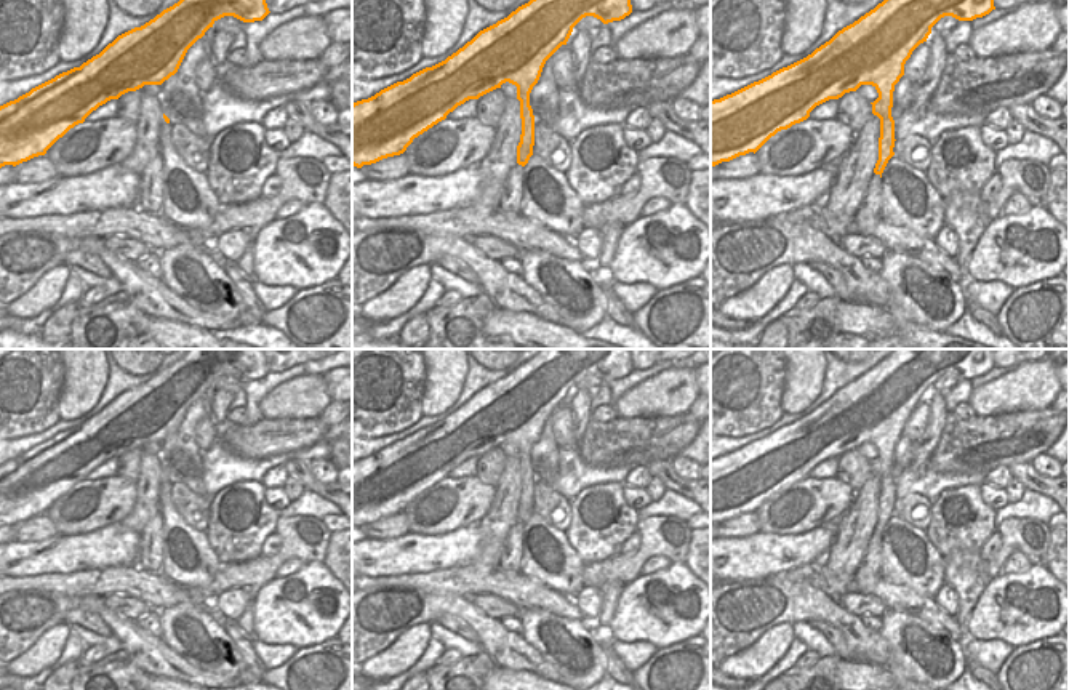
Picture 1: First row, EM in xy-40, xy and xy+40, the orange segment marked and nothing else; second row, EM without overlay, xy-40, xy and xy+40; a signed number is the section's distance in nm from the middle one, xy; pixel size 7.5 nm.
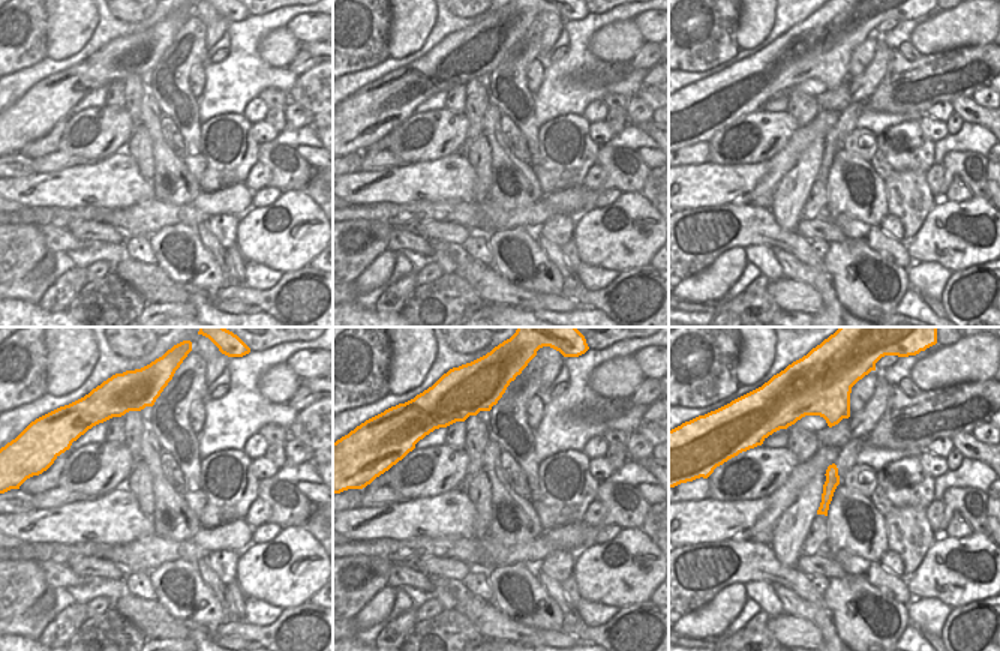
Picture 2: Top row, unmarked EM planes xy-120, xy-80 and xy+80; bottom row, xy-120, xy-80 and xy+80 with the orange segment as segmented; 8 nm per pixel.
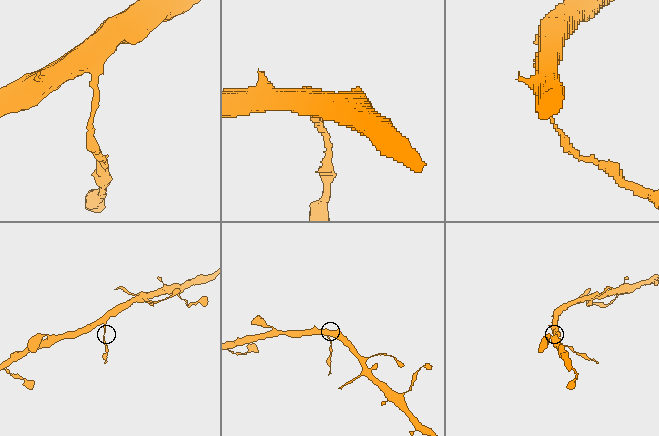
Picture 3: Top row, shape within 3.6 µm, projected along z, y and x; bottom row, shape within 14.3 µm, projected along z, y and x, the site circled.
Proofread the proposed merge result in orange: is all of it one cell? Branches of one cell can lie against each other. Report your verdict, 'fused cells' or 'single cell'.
fused cells

